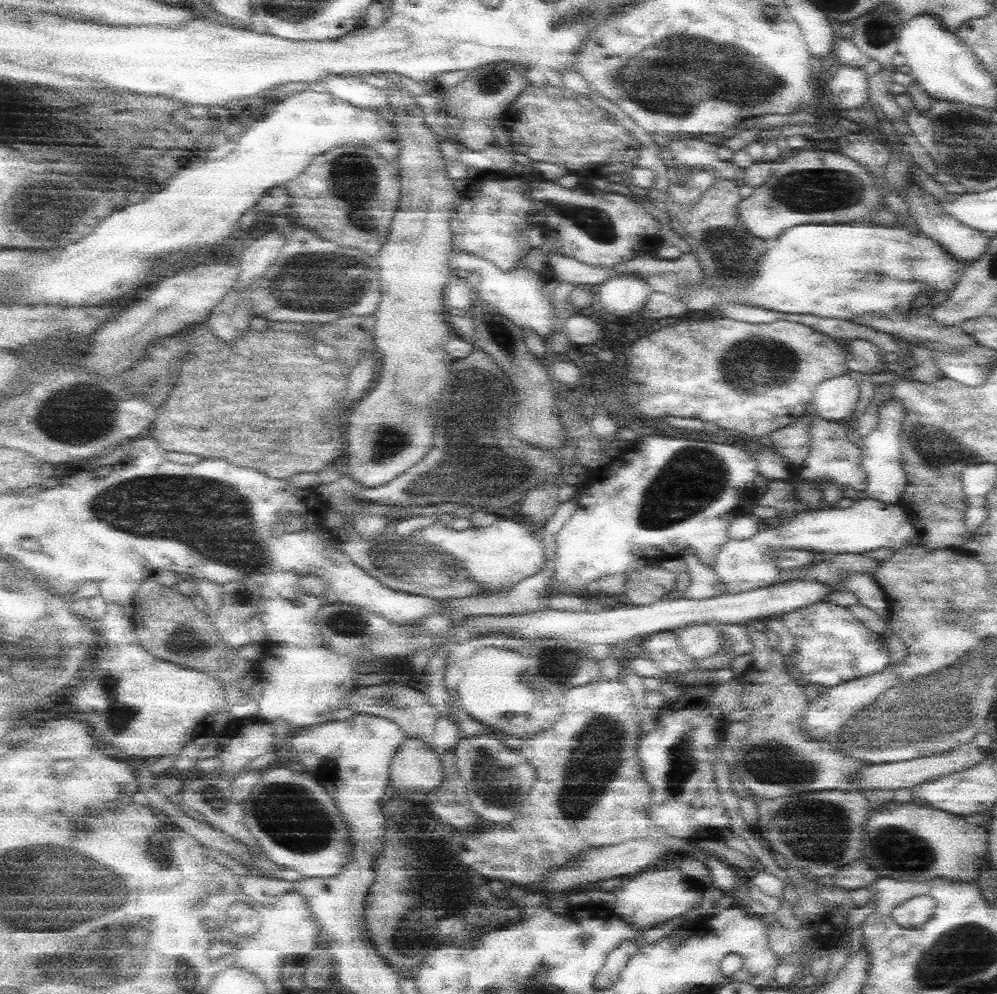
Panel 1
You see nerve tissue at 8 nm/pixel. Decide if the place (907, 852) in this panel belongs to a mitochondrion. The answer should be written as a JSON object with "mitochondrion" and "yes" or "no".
{"mitochondrion":"yes"}

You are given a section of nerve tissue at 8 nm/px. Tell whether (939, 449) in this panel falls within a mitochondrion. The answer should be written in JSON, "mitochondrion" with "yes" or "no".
{"mitochondrion":"yes"}

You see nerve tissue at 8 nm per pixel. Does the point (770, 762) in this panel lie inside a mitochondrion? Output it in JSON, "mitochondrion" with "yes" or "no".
{"mitochondrion":"yes"}

